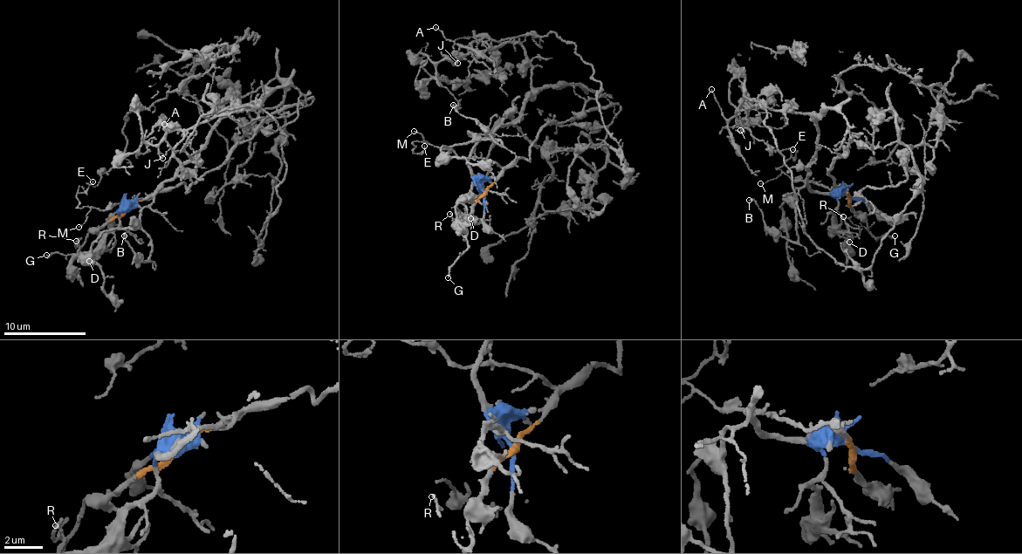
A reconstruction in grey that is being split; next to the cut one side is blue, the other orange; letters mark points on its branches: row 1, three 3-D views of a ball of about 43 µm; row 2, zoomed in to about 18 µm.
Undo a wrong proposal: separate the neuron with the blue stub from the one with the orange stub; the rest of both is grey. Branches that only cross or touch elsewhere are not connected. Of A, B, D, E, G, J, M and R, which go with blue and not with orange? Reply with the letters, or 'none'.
A, B, D, J

